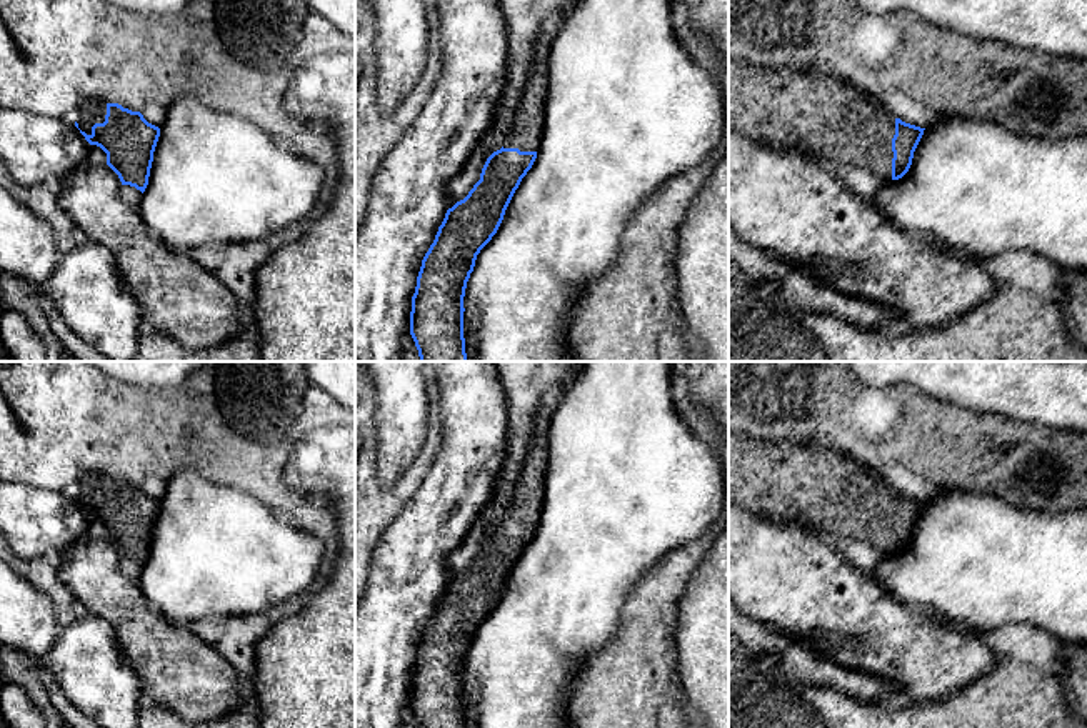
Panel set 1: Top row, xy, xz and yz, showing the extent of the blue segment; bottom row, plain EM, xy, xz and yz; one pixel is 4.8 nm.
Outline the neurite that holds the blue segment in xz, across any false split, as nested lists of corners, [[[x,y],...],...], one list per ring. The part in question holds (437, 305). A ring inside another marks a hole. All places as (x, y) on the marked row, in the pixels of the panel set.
[[[540,48],[503,147],[487,158],[480,180],[468,195],[447,210],[422,260],[410,312],[410,335],[420,362],[467,362],[467,282],[477,255],[497,233],[515,190],[537,158],[547,87],[549,57]]]

